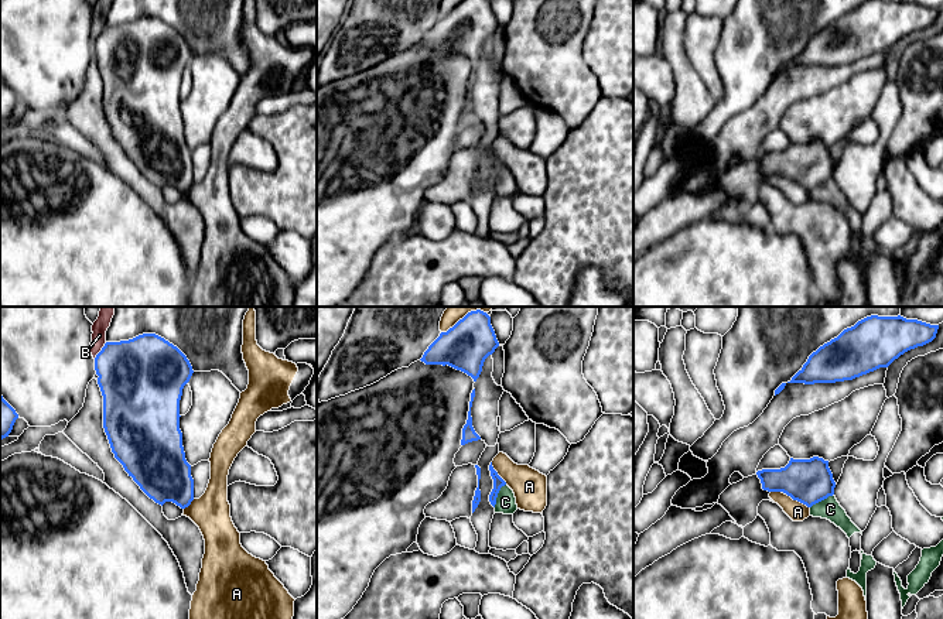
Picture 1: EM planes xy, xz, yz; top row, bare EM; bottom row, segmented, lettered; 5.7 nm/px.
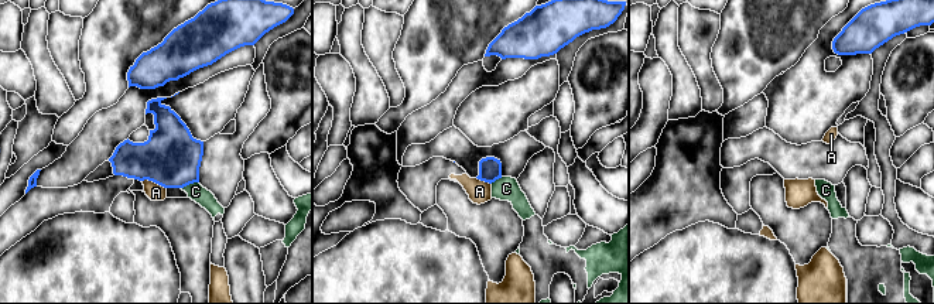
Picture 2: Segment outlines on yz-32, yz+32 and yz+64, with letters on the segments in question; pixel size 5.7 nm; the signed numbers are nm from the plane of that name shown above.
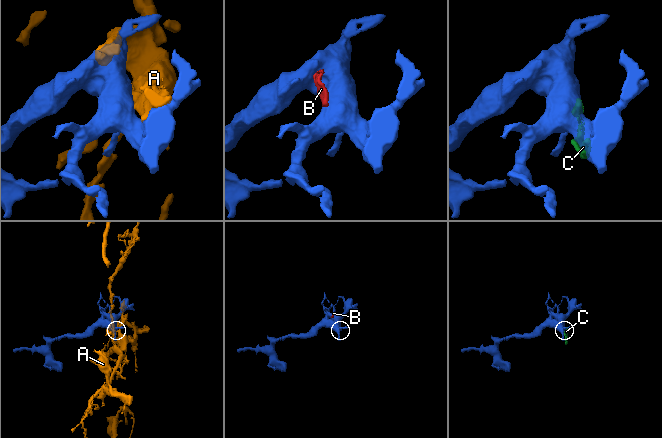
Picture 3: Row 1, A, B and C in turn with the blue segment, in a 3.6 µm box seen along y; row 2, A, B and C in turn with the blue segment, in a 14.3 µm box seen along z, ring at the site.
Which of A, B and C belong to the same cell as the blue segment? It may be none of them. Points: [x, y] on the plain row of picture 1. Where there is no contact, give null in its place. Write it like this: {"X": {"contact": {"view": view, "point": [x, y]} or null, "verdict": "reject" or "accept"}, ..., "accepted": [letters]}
{"A": {"contact": {"view": "yz", "point": [798, 184]}, "verdict": "reject"}, "B": {"contact": {"view": "xy", "point": [101, 34]}, "verdict": "reject"}, "C": {"contact": {"view": "xz", "point": [496, 178]}, "verdict": "reject"}, "accepted": []}

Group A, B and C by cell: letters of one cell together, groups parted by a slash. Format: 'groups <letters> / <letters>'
groups A / B C

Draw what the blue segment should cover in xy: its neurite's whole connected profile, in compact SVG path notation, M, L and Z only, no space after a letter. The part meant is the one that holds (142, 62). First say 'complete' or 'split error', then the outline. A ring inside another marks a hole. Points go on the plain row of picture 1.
complete | M143 17L129 24L106 25L95 41L98 68L103 79L103 112L115 141L140 172L156 187L172 185L185 192L194 184L191 148L185 143L180 113L180 83L194 54L187 40L156 17Z

